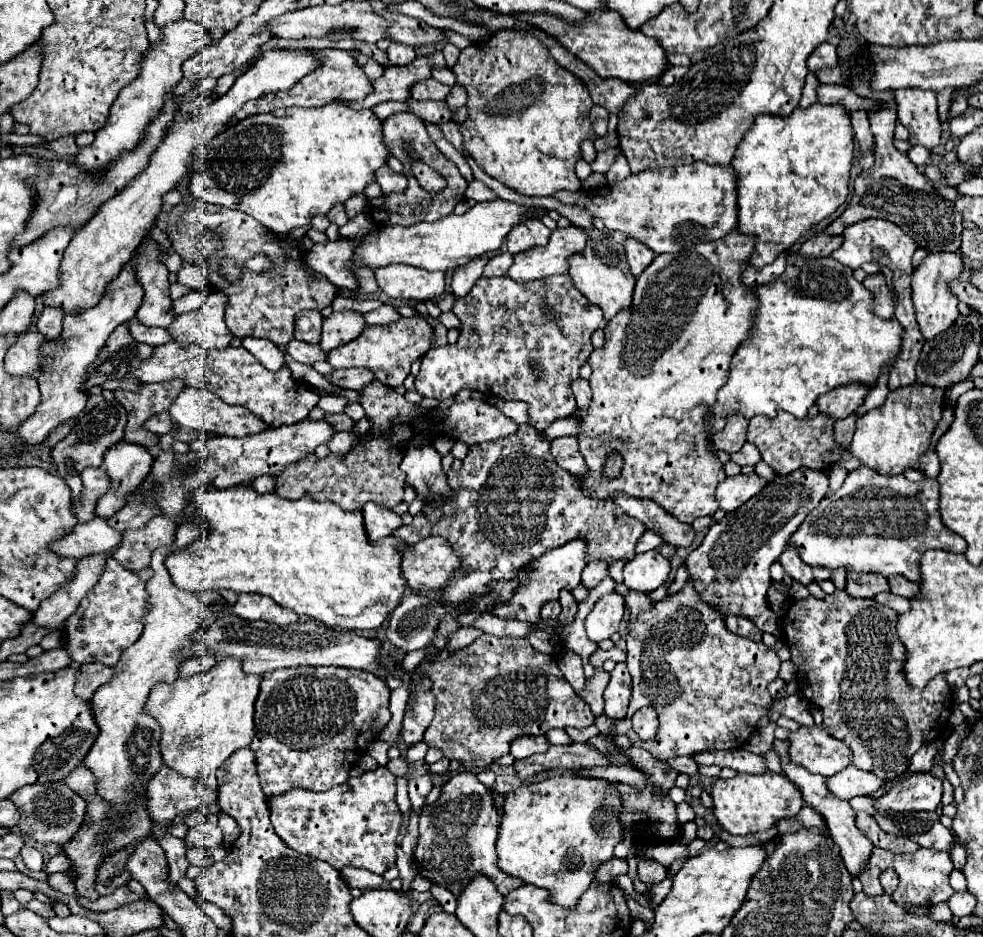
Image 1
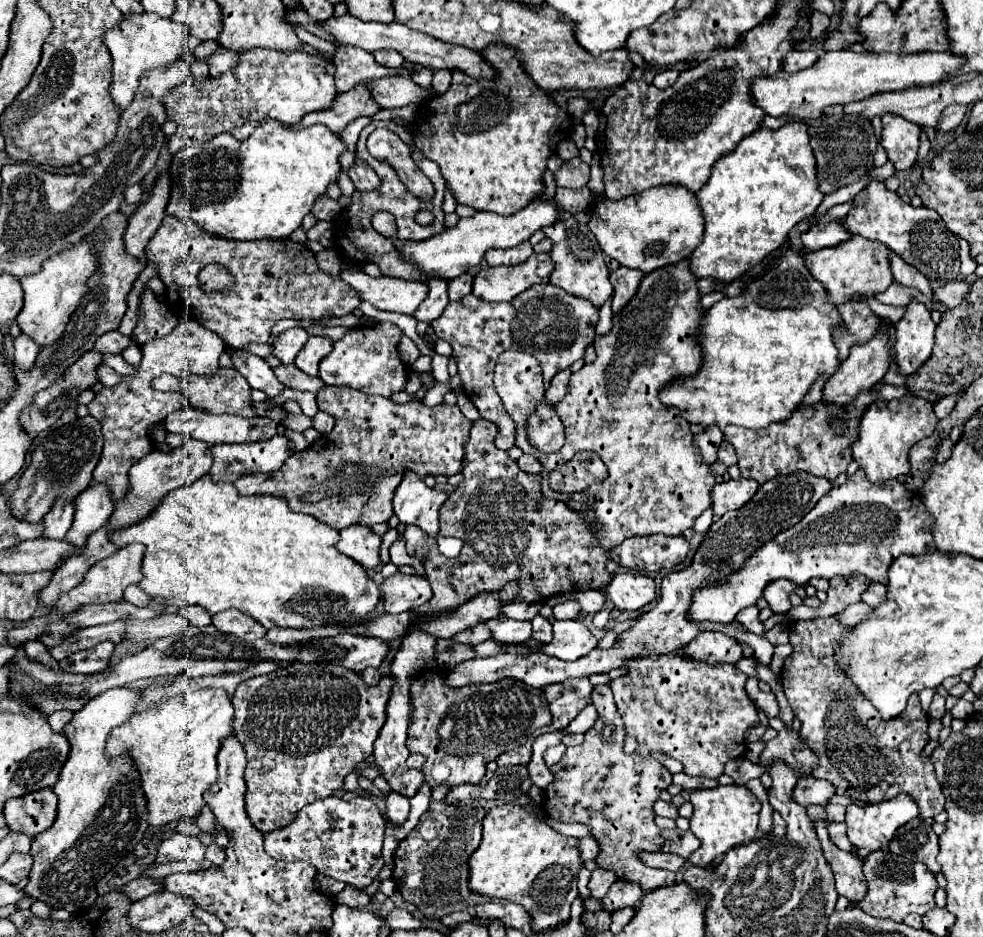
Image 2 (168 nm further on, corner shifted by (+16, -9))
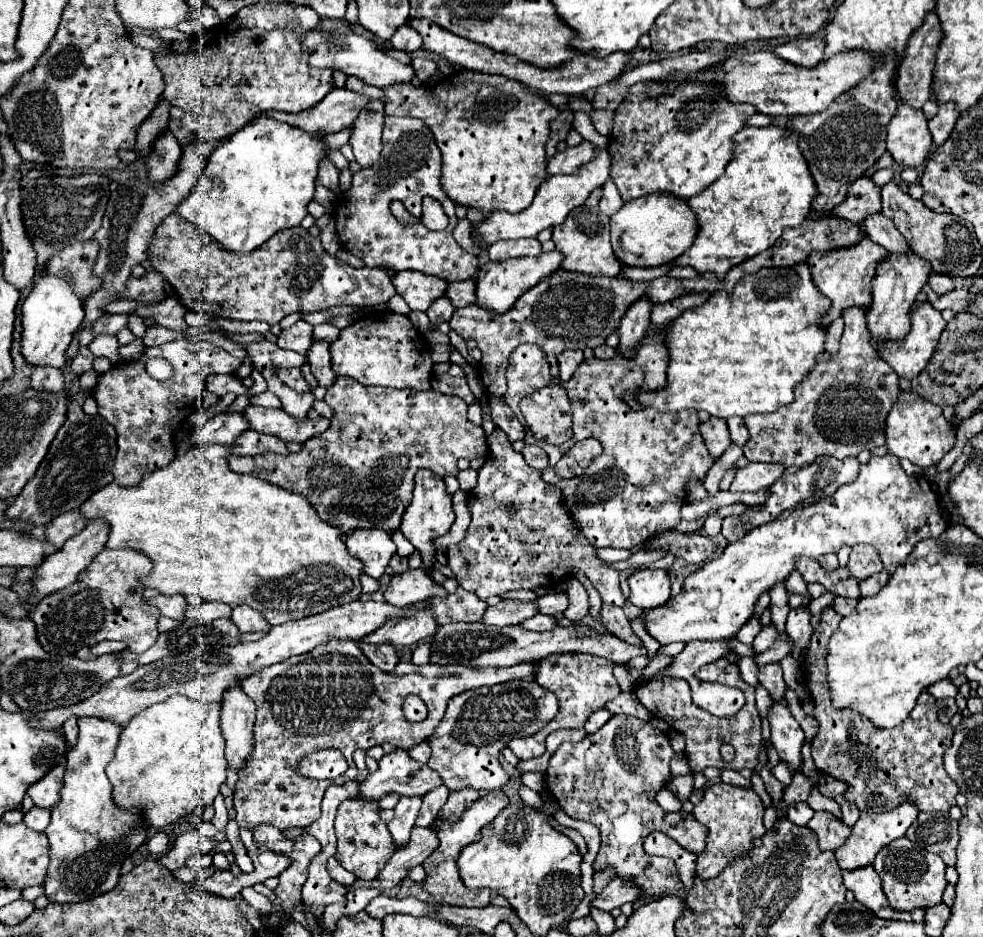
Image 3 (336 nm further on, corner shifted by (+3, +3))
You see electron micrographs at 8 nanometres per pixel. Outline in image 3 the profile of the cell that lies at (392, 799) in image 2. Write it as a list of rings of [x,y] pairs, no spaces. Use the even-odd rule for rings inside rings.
[[[401,797],[399,803],[395,805],[395,809],[393,809],[395,817],[389,823],[389,833],[391,833],[397,849],[409,843],[409,835],[411,835],[411,829],[415,825],[419,807],[421,807],[419,797]]]

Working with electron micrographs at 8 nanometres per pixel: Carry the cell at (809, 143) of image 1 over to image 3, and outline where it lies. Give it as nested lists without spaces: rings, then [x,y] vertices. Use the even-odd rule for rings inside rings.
[[[773,125],[745,127],[733,137],[733,141],[737,143],[737,147],[733,151],[733,159],[725,167],[725,173],[705,191],[687,201],[689,209],[697,217],[697,235],[689,251],[677,257],[677,265],[689,265],[699,273],[711,271],[717,275],[717,279],[723,279],[727,271],[737,263],[743,263],[745,259],[769,249],[783,235],[783,229],[801,225],[815,195],[813,179],[797,147],[797,135],[787,135],[785,129]]]

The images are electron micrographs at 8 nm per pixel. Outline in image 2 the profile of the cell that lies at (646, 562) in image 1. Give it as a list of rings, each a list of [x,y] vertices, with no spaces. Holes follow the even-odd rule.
[[[622,571],[602,589],[606,599],[620,611],[638,611],[646,603],[656,599],[656,583],[650,575],[638,571]]]

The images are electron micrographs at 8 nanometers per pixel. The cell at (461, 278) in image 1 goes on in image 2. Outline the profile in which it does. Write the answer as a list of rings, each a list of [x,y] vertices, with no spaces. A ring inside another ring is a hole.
[[[430,279],[428,287],[430,287],[430,293],[424,299],[424,303],[416,309],[414,317],[418,321],[432,323],[434,319],[438,319],[442,315],[442,311],[446,309],[446,305],[450,301],[448,299],[448,281],[446,279]]]

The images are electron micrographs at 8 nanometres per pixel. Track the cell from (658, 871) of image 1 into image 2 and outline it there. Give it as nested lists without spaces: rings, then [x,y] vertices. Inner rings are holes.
[[[618,879],[610,891],[606,893],[606,897],[602,899],[602,907],[606,911],[616,911],[620,907],[638,907],[638,901],[642,899],[642,887],[638,883],[630,883],[630,881],[622,881]]]

